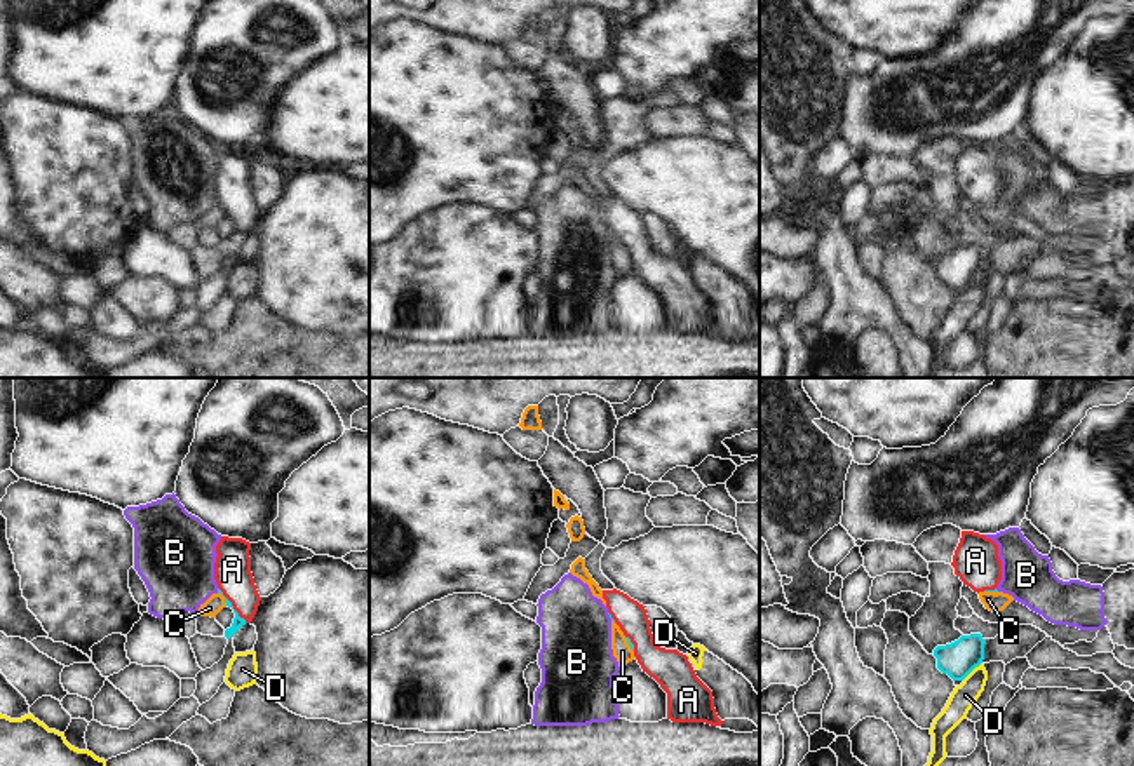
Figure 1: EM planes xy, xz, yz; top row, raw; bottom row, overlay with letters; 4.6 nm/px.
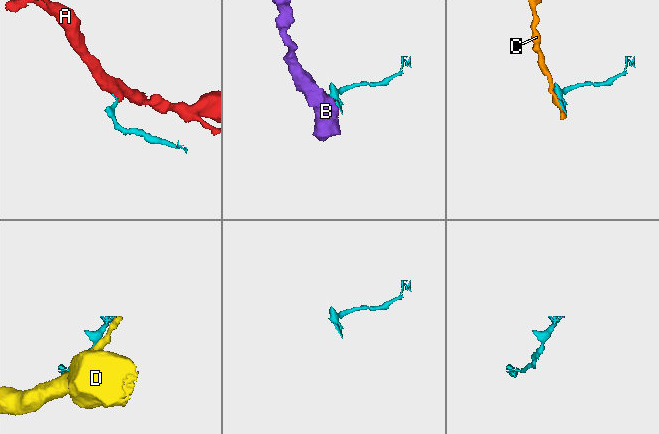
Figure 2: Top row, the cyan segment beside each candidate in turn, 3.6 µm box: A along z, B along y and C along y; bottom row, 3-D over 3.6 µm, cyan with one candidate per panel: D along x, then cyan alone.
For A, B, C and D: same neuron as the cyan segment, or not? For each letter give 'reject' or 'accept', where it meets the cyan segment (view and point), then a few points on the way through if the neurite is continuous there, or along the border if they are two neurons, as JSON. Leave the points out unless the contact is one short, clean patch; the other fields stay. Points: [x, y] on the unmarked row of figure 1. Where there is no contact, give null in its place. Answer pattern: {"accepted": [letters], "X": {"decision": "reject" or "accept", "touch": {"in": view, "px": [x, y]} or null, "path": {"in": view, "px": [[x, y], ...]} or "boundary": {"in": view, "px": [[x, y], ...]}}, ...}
{"accepted": ["A"], "A": {"decision": "accept", "touch": {"in": "xy", "px": [230, 215]}, "path": {"in": "xy", "px": [[237, 232], [237, 221], [230, 215], [232, 180]]}}, "B": {"decision": "reject", "touch": {"in": "xy", "px": [218, 201]}, "boundary": {"in": "xy", "px": [[216, 199], [218, 202]]}}, "C": {"decision": "reject", "touch": {"in": "xy", "px": [225, 209]}, "boundary": {"in": "xy", "px": [[218, 202], [227, 215]]}}, "D": {"decision": "reject", "touch": {"in": "yz", "px": [971, 281]}, "boundary": {"in": "yz", "px": [[981, 272], [962, 289]]}}}

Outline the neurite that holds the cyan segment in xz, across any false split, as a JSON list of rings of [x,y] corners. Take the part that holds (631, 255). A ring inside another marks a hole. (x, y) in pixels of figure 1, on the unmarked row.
[[[617,198],[603,200],[603,209],[643,282],[667,303],[667,329],[721,336],[712,301],[697,287],[688,266],[655,254],[645,216]]]

